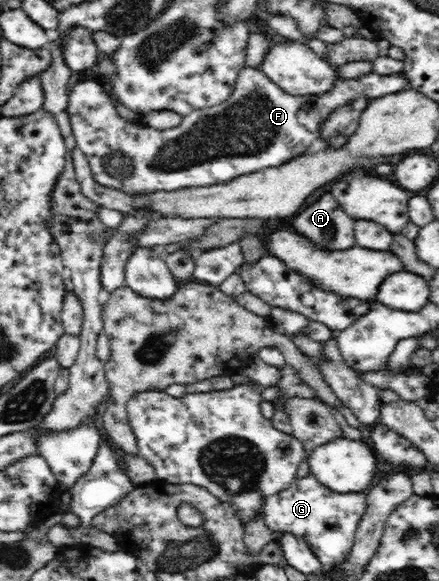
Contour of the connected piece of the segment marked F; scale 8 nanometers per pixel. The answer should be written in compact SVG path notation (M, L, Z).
M244 67L233 84L232 92L218 104L189 112L174 128L158 130L122 118L108 91L98 80L78 81L70 90L68 115L76 146L87 157L92 179L102 186L119 190L122 195L160 192L161 189L206 187L225 184L243 175L251 175L266 168L281 167L304 154L312 142L321 136L328 116L340 107L348 107L361 96L369 99L386 96L408 88L403 73L382 76L376 73L361 77L336 77L333 87L323 93L293 94L274 84L260 68Z

